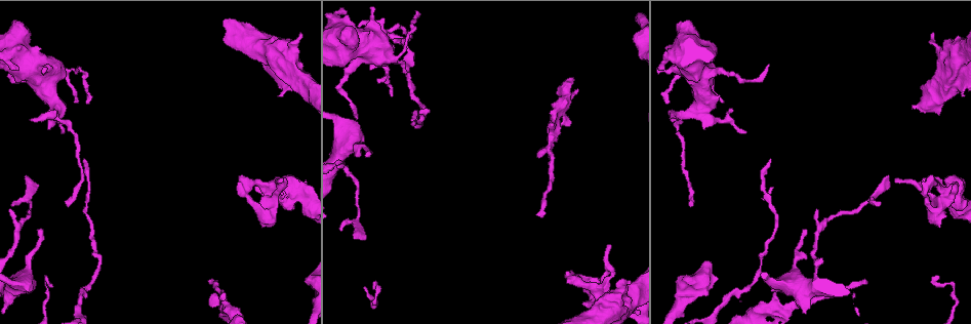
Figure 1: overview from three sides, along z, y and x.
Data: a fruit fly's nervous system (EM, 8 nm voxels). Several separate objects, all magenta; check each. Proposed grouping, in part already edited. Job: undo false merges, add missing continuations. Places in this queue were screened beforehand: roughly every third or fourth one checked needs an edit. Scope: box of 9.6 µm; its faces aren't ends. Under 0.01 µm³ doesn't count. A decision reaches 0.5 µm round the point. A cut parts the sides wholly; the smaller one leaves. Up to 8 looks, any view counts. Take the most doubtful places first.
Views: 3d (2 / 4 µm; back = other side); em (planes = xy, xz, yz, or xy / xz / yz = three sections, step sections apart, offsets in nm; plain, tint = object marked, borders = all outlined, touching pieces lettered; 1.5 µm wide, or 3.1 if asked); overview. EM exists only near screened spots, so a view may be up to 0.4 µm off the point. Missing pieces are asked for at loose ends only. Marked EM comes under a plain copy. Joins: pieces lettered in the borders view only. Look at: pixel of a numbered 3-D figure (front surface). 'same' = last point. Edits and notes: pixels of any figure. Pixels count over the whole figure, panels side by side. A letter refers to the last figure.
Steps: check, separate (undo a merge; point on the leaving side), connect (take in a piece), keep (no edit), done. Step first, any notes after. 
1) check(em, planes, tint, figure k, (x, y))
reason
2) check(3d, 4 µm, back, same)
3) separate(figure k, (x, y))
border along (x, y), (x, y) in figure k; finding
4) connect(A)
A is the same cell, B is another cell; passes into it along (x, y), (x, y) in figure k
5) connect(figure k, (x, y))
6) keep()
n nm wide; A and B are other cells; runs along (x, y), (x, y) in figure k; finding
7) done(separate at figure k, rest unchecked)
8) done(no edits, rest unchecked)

check(em, xz, step 8, borders, figure 1, (356, 119))
tapers out

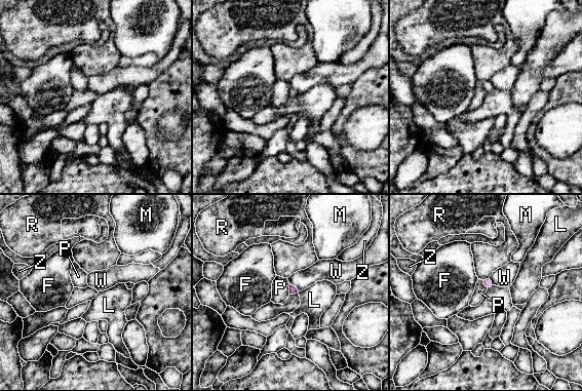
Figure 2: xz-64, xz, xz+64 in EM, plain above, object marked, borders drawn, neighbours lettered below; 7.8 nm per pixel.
check(em, planes, borders, same)

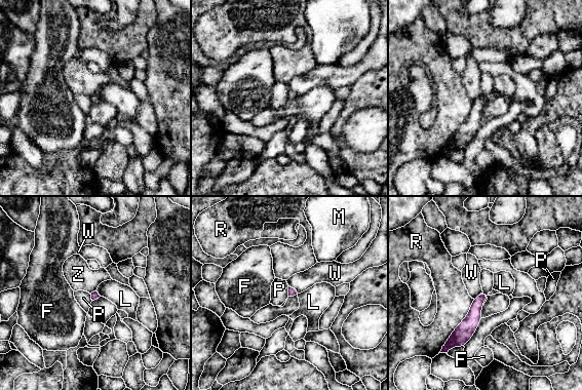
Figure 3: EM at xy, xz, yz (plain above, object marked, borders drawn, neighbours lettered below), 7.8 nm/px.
keep()
R touches over 480 nm; F, L, M, P, R, W and Z are other cells; no lettered piece goes on from it

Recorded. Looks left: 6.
check(3d, 4 µm, figure 1, (814, 211))
an open end

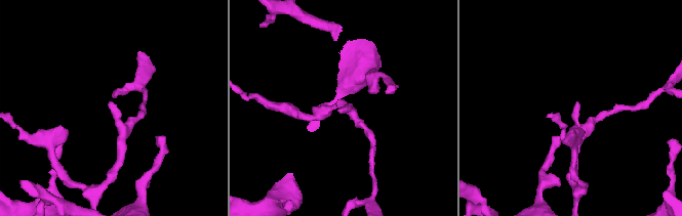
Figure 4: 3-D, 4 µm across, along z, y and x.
check(em, xz, step 8, tint, figure 4, (109, 102))

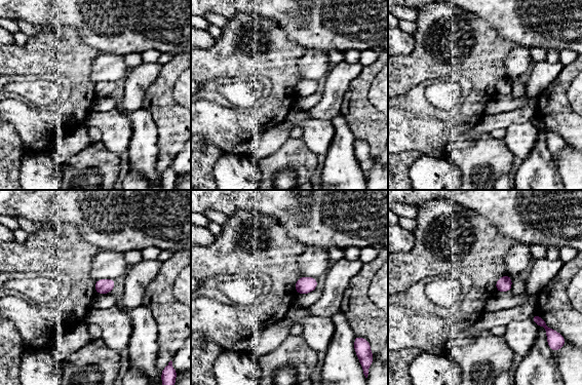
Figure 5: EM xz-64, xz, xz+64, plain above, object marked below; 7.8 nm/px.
check(em, xz, step 8, borders, same)
see the neighbours

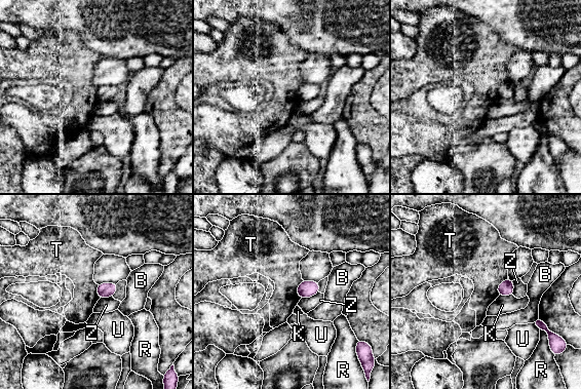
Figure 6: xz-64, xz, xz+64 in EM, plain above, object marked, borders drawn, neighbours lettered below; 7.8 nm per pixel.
keep()
B, K, R, T, U and Z are other cells; border along (507, 278), (498, 285), (498, 295) in figure 6; none of them fits

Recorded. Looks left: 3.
check(em, planes, borders, figure 1, (863, 281))
free end

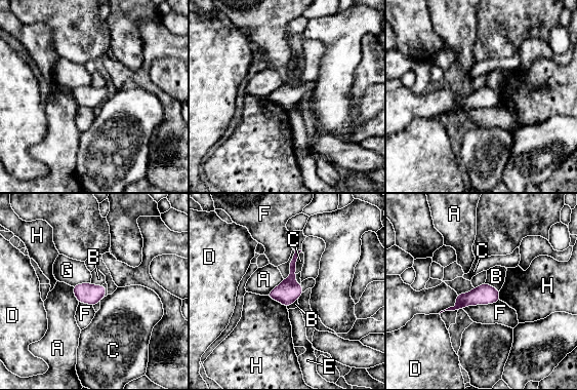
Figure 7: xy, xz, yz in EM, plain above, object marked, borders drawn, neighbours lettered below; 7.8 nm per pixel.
keep()
A, B, C, D, E, F, G and H are other cells; border along (485, 282), (499, 290) in figure 7; none of them fits

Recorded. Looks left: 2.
done(no edits, rest unchecked)

